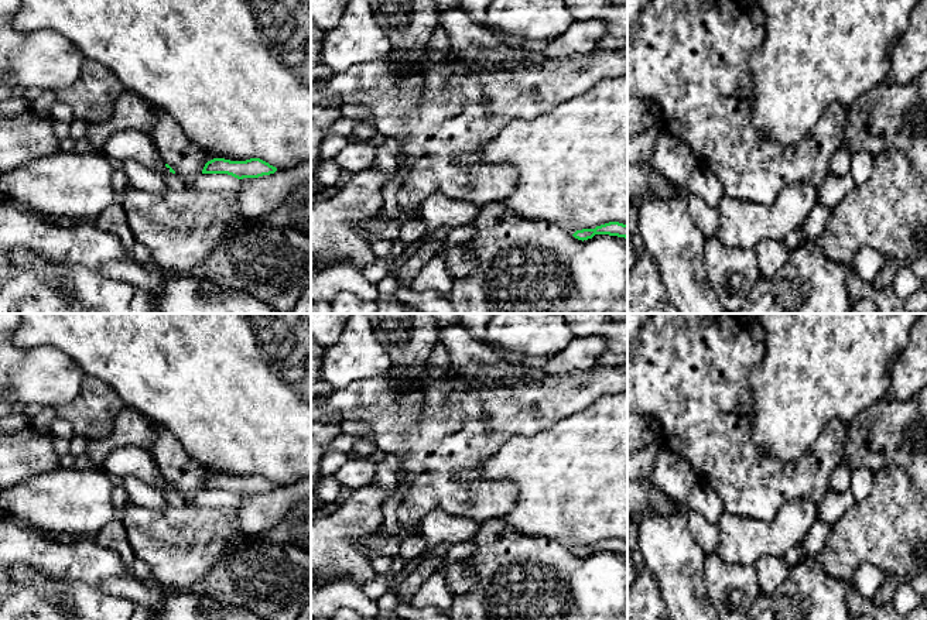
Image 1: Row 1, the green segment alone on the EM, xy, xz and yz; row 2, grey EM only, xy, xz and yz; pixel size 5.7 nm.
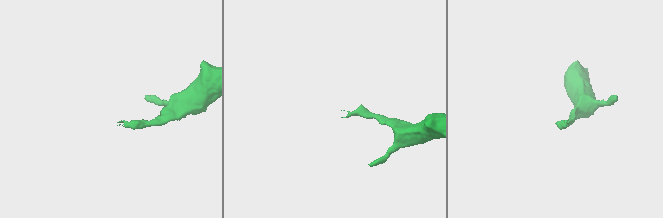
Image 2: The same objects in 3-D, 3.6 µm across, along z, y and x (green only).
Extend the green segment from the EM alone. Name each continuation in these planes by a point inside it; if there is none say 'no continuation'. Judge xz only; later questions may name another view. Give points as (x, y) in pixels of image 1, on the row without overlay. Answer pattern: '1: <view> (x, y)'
no continuation

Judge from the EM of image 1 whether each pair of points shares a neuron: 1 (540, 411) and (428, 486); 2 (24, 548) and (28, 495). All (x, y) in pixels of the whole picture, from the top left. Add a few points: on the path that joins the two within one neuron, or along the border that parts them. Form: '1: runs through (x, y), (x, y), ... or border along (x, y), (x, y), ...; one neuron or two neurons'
1: runs through (512, 411), (503, 411), (457, 458); one neuron
2: border along (14, 523), (23, 527), (33, 527), (57, 538); two neurons

